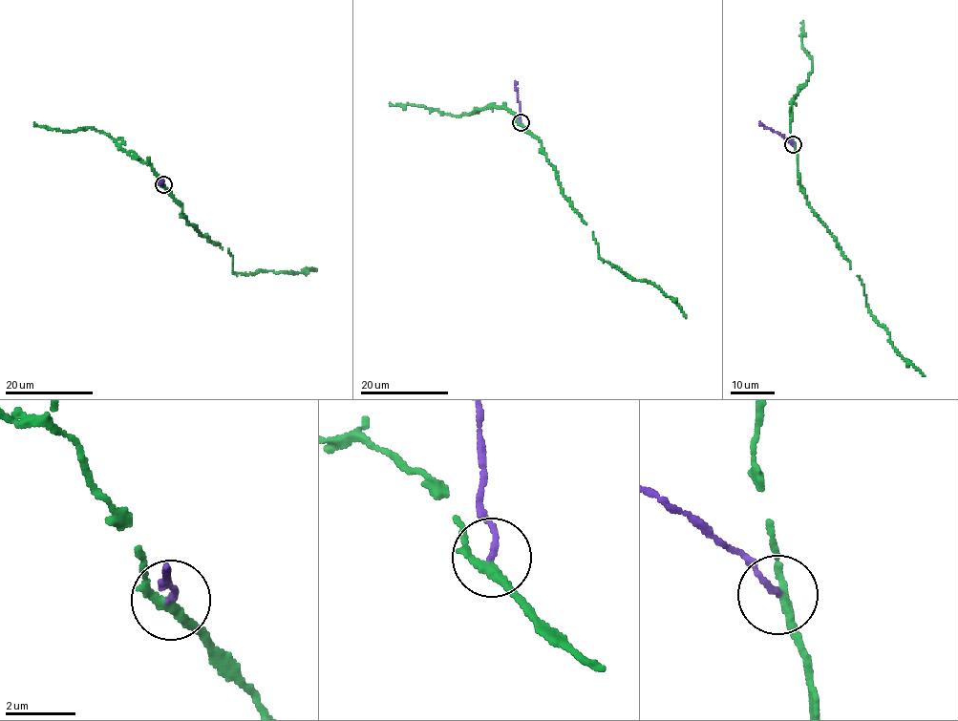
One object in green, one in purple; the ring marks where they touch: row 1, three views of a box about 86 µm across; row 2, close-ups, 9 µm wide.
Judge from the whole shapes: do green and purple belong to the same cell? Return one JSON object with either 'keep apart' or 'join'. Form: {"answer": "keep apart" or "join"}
{"answer": "keep apart"}

